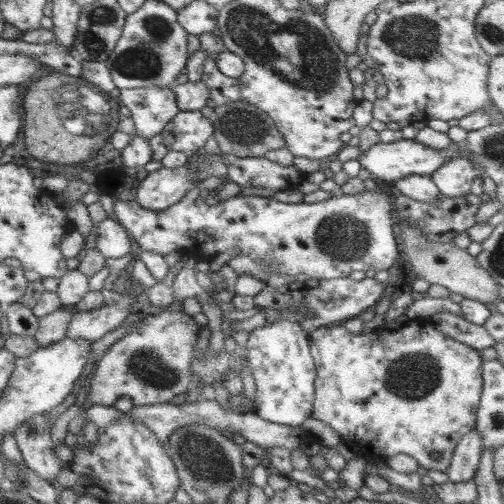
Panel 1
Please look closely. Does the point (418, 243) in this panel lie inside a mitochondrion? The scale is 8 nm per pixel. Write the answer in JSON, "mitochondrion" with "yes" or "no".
{"mitochondrion":"yes"}

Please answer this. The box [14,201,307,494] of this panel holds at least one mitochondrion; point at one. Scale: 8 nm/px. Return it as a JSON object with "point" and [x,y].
{"point":[203,459]}

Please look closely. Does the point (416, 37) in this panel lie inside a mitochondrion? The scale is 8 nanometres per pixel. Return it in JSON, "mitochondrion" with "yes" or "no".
{"mitochondrion":"yes"}

